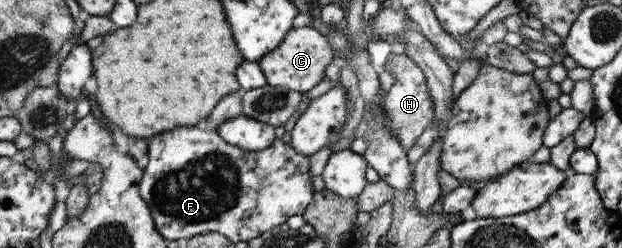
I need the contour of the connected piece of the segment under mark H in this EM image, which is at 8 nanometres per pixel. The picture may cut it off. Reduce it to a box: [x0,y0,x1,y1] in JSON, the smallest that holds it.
[383,53,435,151]

